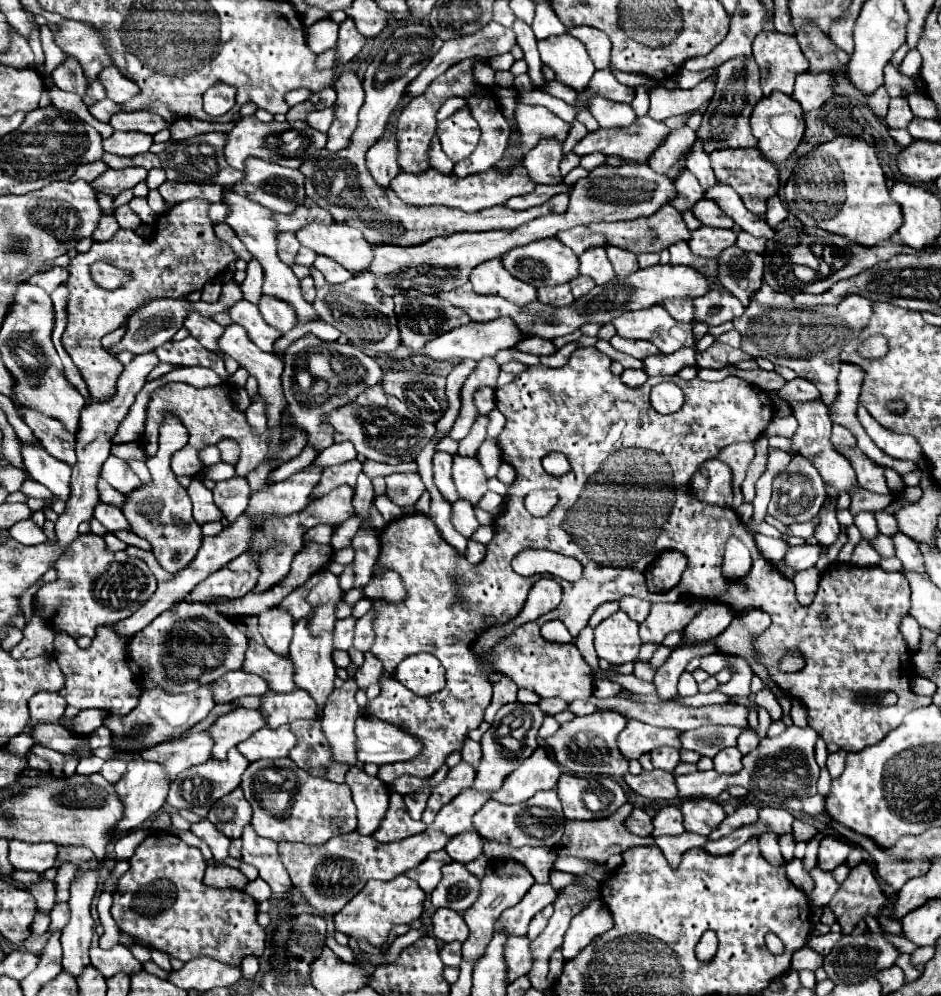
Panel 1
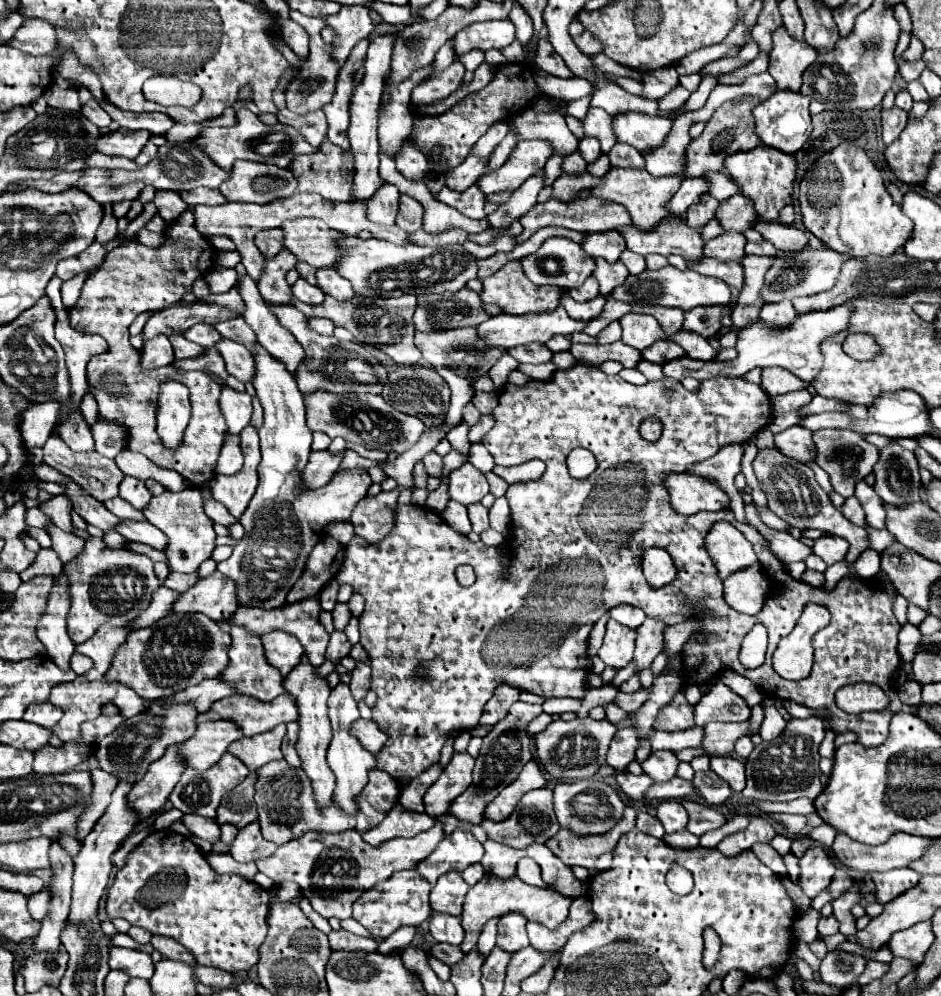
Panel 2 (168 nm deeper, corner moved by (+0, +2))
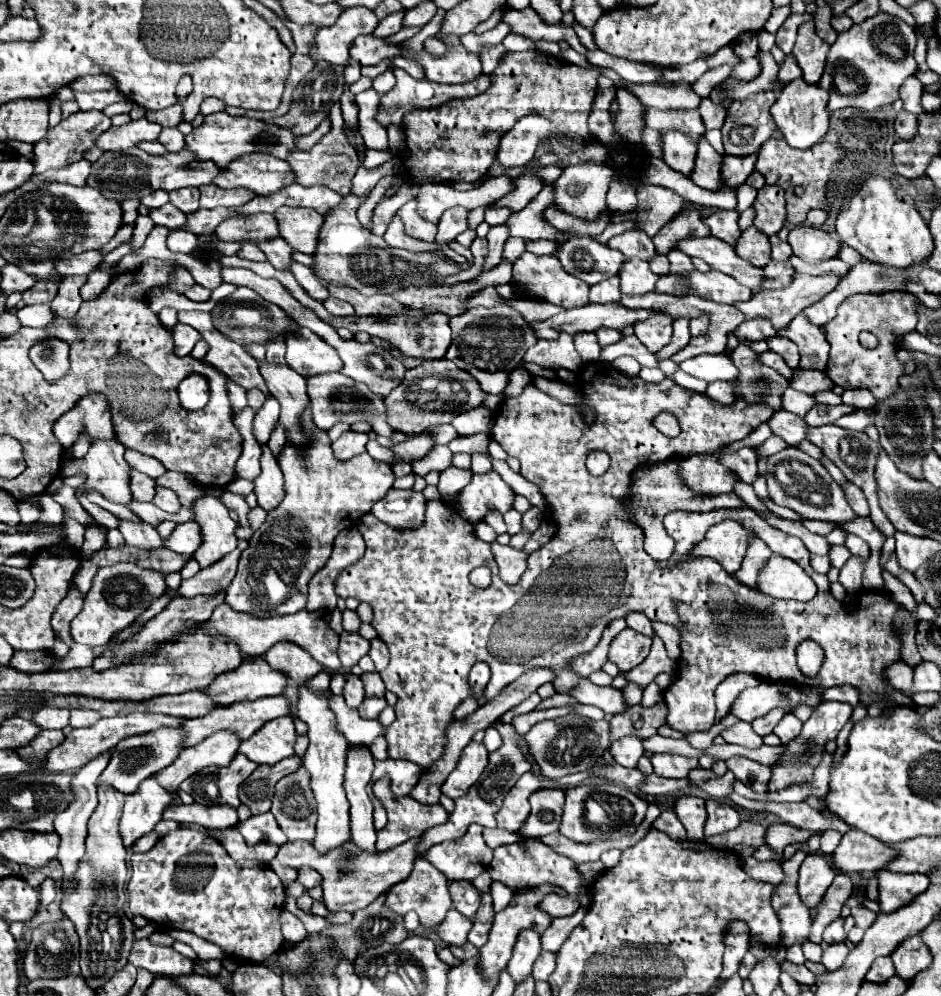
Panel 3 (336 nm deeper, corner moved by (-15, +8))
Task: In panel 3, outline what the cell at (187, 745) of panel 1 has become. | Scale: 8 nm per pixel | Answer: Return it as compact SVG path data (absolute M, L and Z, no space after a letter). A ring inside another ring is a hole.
M148 777L144 783L140 783L136 793L126 795L124 813L120 819L120 837L124 847L130 847L136 839L150 833L162 819L164 809L170 807L176 797L176 793L170 793L158 785L154 777Z

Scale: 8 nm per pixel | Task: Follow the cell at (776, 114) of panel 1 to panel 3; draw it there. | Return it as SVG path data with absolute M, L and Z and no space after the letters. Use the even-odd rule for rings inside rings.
M794 79L782 91L776 103L772 105L772 117L778 125L778 131L784 135L786 143L796 149L808 149L816 145L824 133L828 131L828 91L820 89L818 85L808 85L804 79Z

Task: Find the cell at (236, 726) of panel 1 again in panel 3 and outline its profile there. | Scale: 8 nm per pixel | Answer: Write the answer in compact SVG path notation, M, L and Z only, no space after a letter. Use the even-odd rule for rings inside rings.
M216 731L210 737L206 737L202 743L180 751L178 759L166 769L162 769L160 773L156 773L156 777L160 785L166 787L168 791L178 791L184 779L202 771L204 767L228 765L236 755L240 741L242 739L236 731Z

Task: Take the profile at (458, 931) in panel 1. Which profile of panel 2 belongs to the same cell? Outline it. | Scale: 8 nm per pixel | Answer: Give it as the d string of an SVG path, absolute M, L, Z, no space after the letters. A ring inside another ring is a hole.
M433 913L429 917L429 933L439 943L461 945L461 941L463 941L461 917L453 917L453 915L445 915L445 913Z

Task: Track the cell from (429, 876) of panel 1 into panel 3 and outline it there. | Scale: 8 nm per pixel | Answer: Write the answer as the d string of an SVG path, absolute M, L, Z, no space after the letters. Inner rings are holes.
M472 825L460 839L434 845L430 849L430 863L450 881L472 881L476 875L488 871L492 853L494 851L486 845L482 837L482 827Z

